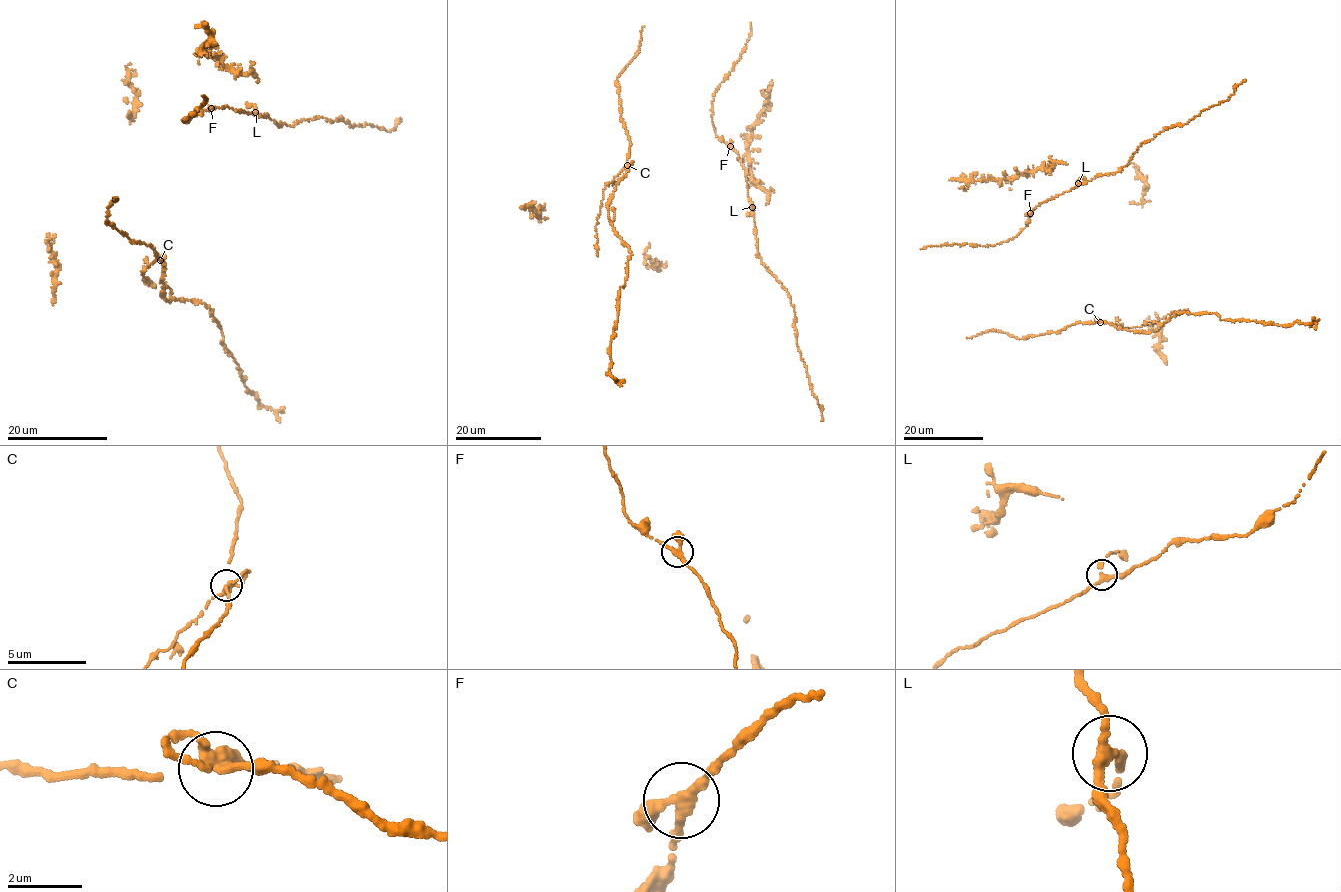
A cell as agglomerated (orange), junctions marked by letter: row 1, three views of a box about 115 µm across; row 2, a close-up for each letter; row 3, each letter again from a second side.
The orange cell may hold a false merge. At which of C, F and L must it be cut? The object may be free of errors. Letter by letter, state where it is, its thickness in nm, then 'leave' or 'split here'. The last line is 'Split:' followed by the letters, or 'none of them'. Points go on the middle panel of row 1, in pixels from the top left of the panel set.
C: (627, 165) | 280 nm | split here
F: (730, 146) | 280 nm | leave
L: (752, 207) | 260 nm | leave
Split: C

